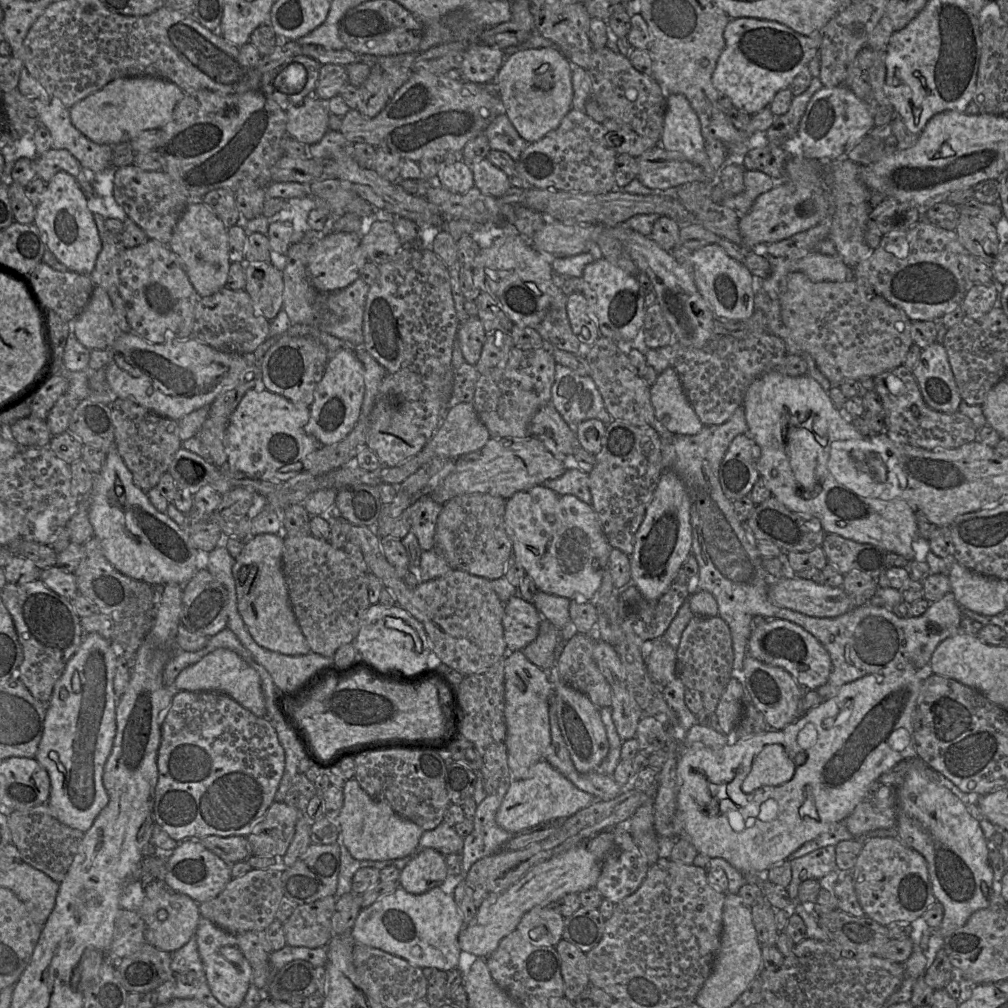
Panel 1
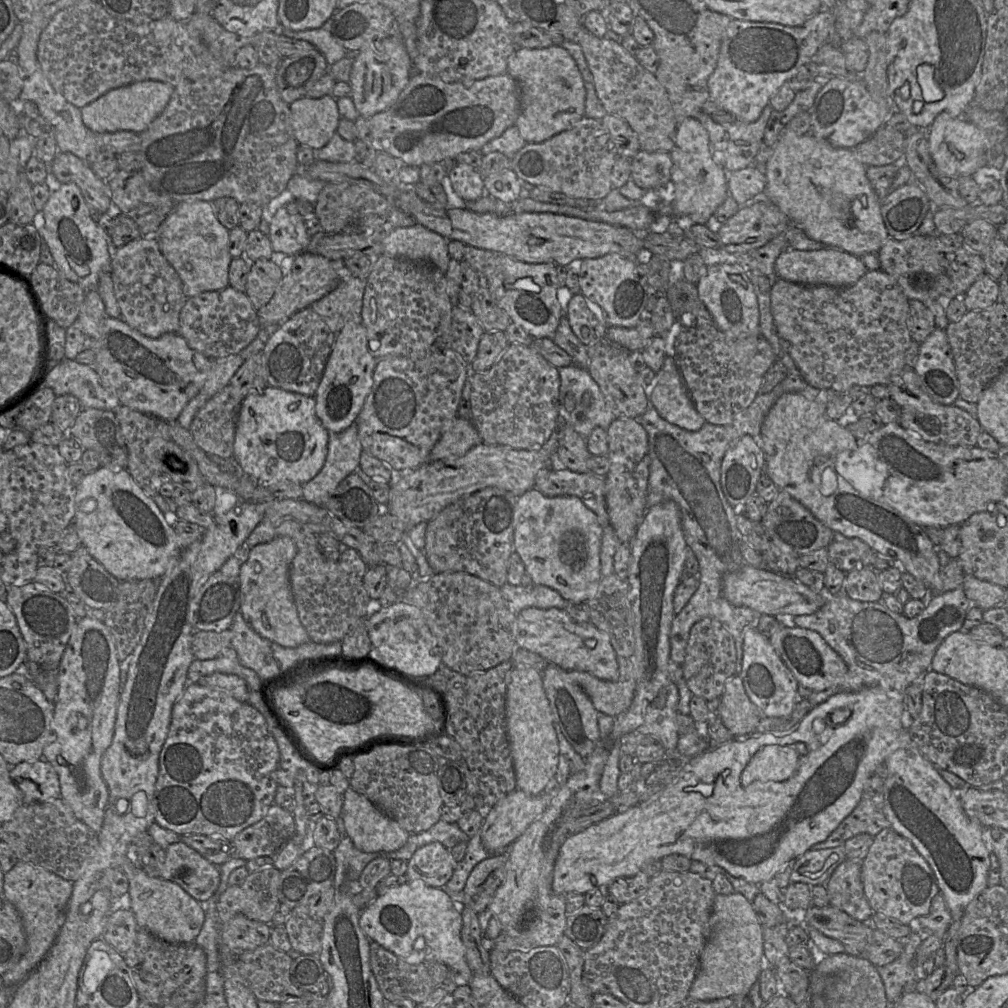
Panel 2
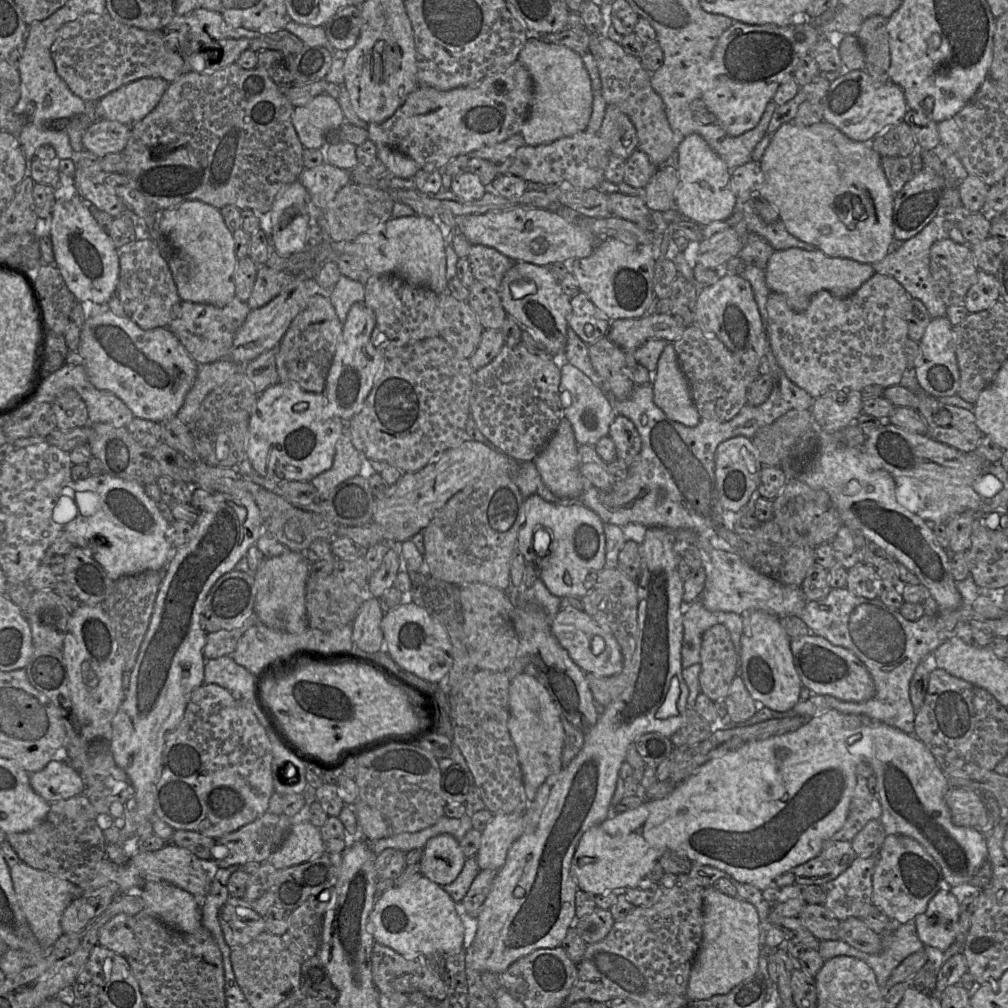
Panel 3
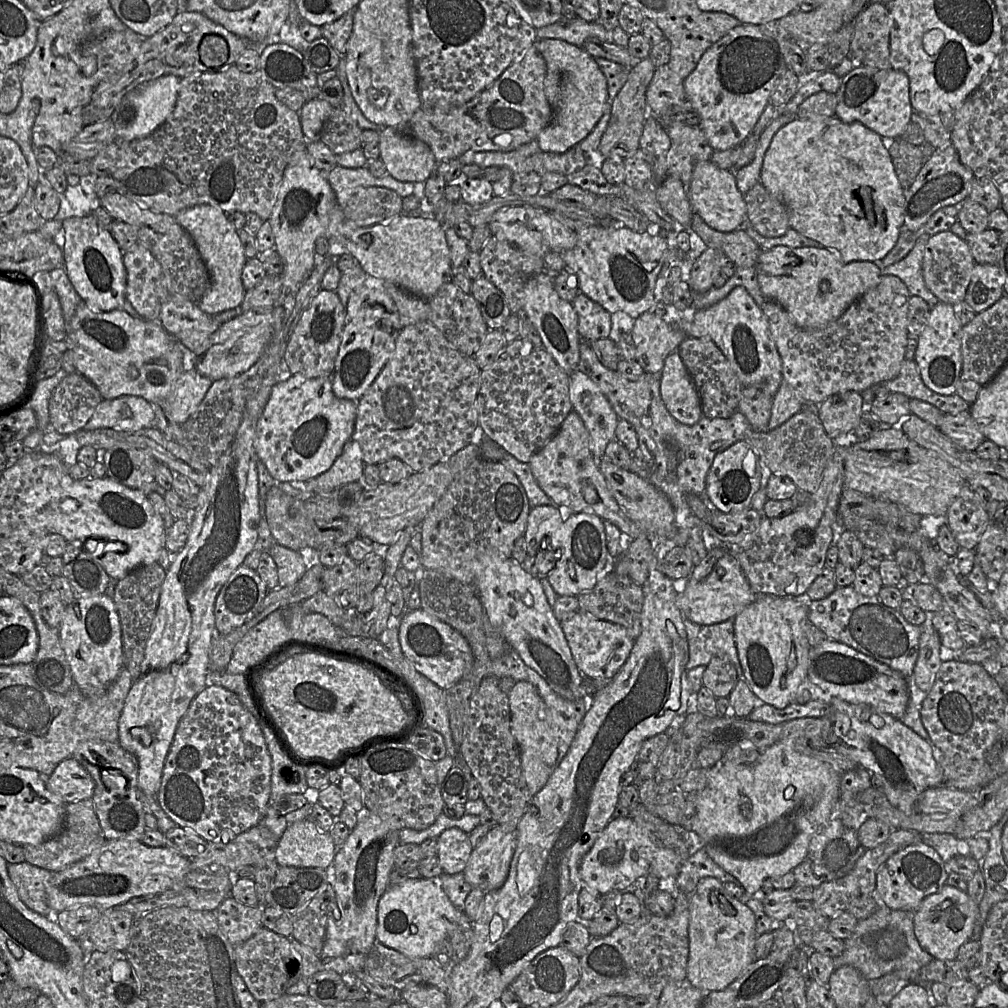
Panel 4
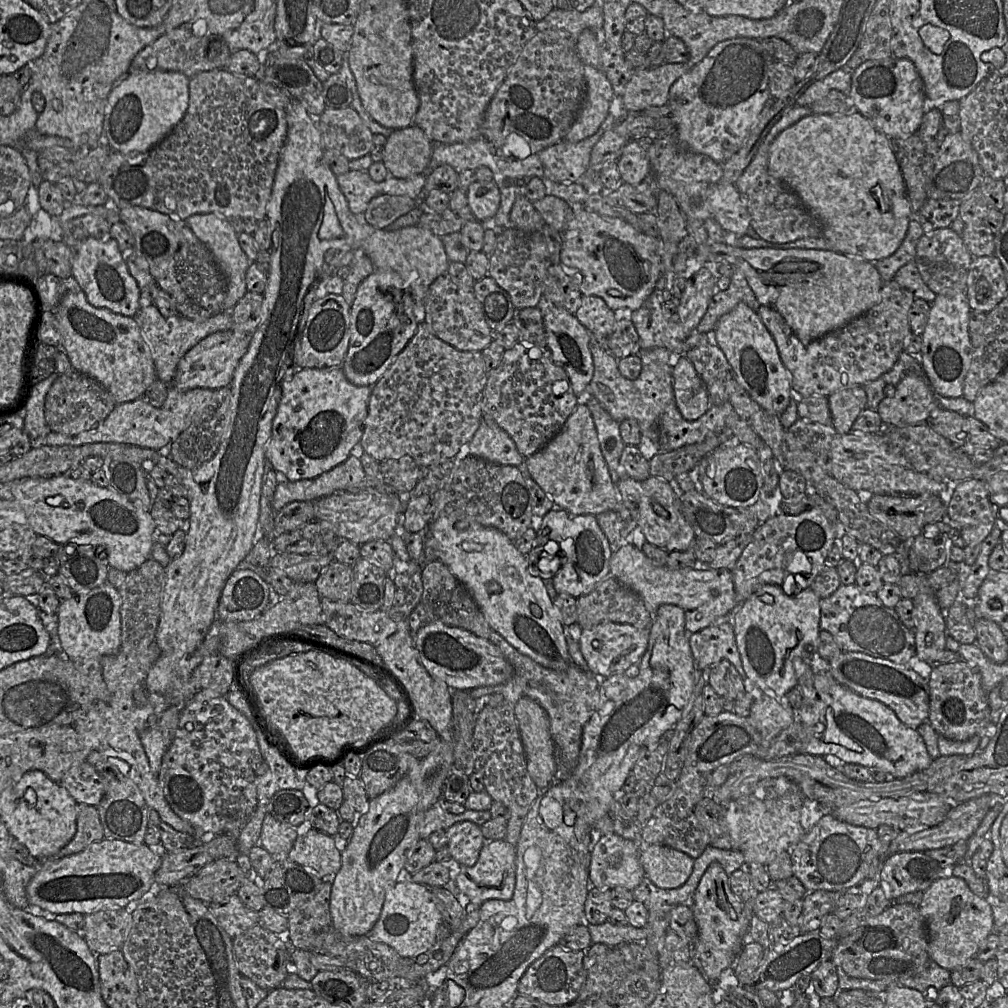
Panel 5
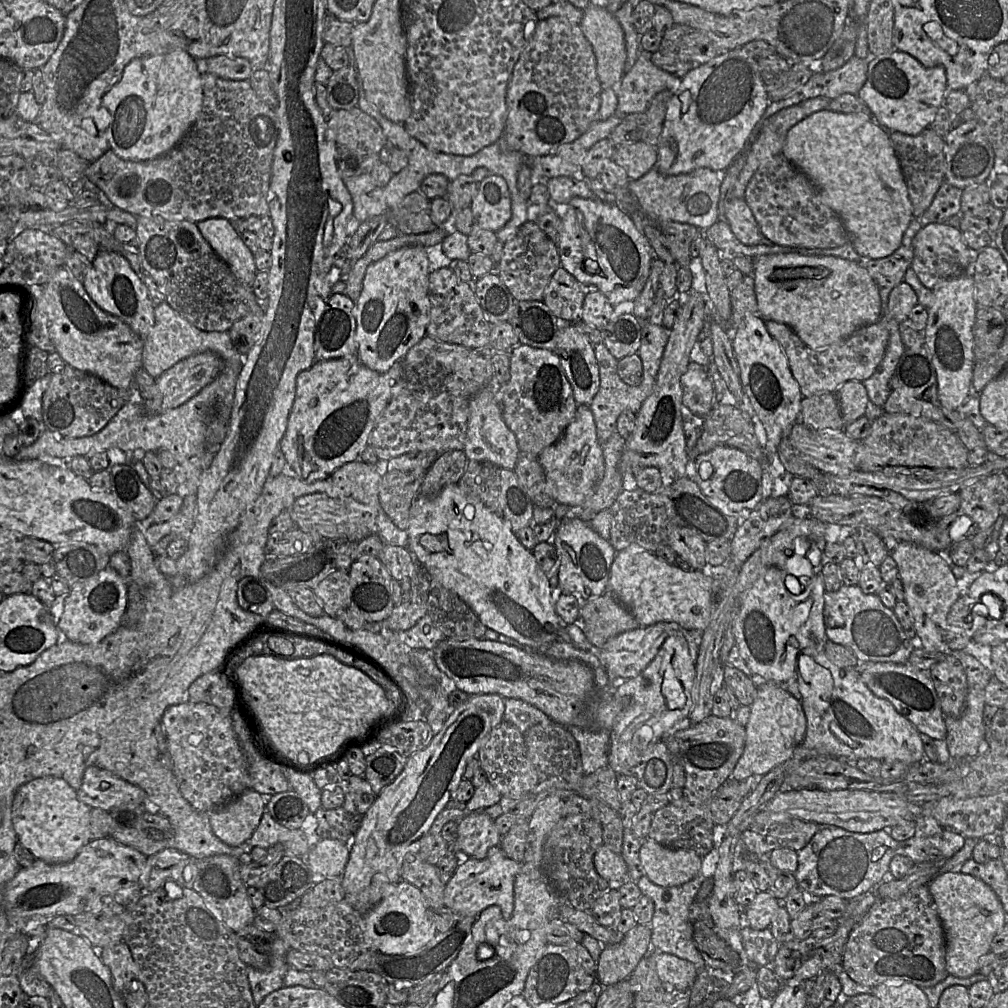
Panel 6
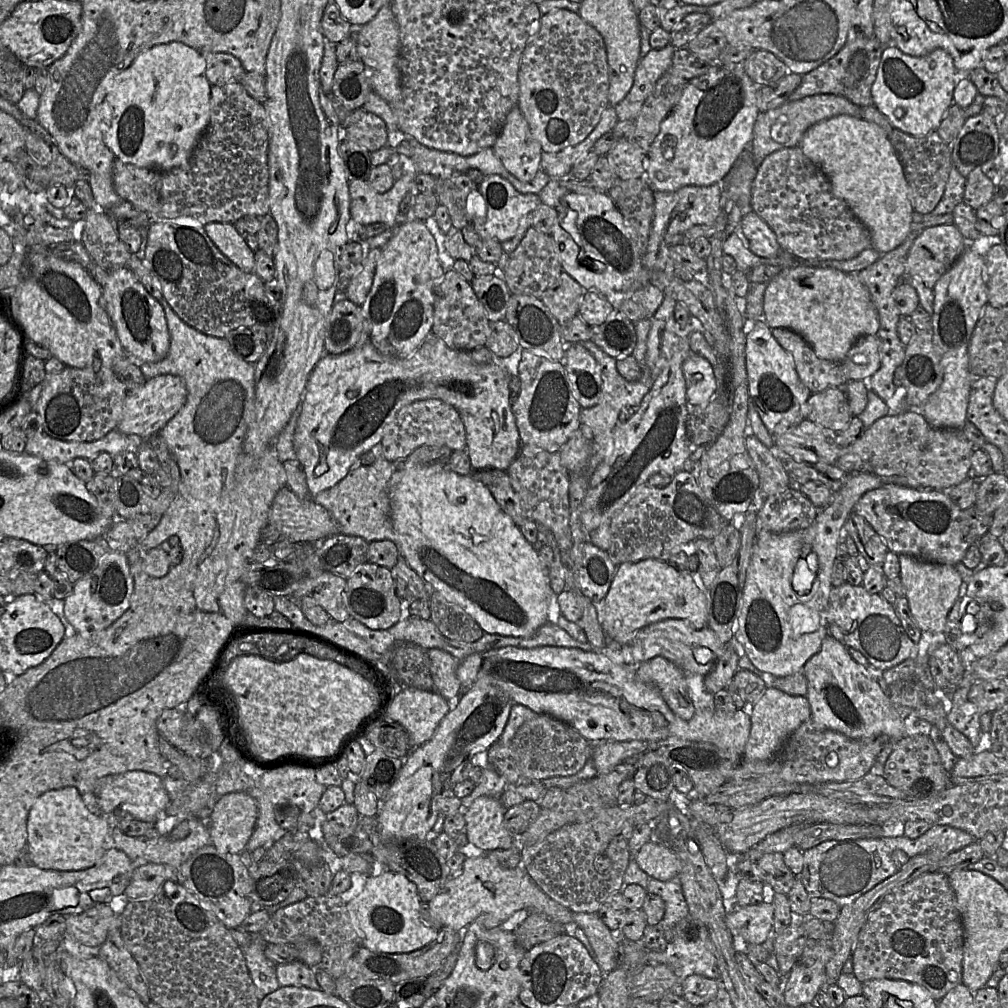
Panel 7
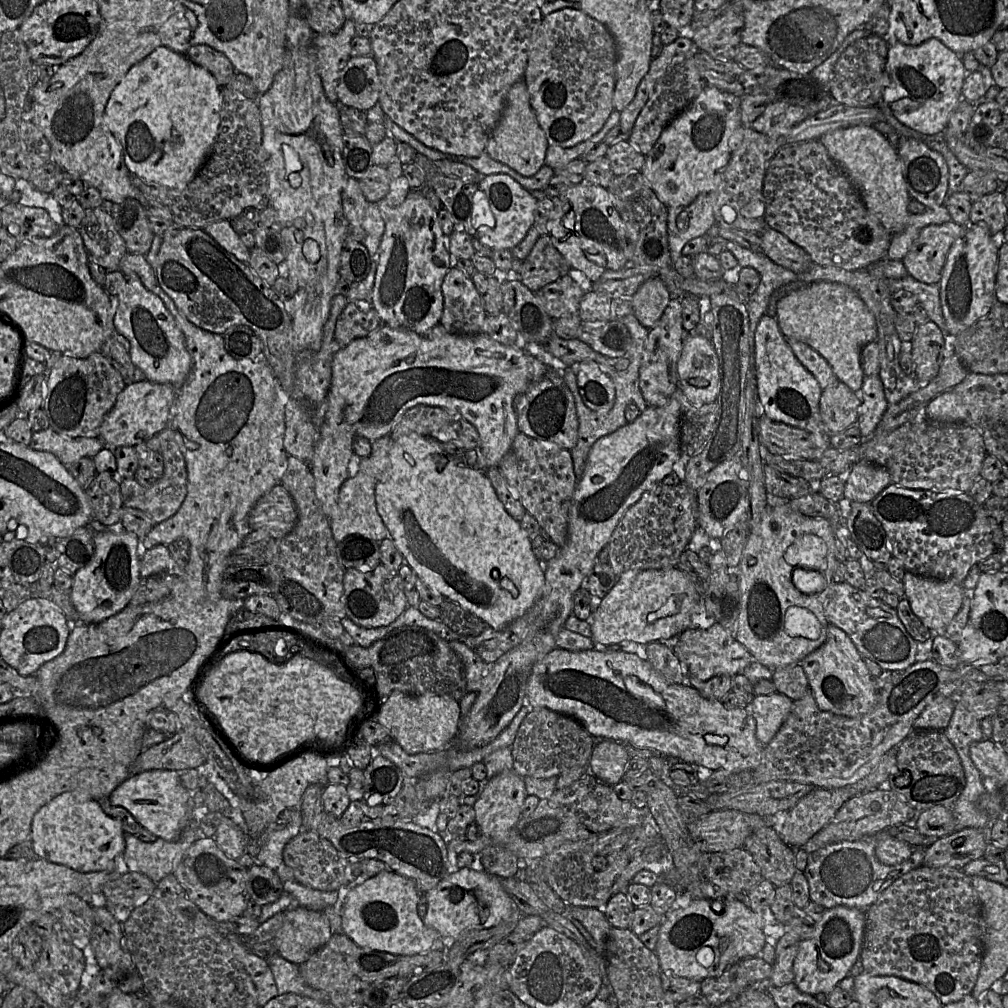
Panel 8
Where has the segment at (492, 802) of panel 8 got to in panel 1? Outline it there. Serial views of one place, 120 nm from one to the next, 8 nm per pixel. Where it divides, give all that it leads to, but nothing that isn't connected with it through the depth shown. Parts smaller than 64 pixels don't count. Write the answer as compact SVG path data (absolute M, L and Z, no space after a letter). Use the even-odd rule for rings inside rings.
M426 848L400 871L398 884L411 894L423 894L439 887L447 877L445 856Z

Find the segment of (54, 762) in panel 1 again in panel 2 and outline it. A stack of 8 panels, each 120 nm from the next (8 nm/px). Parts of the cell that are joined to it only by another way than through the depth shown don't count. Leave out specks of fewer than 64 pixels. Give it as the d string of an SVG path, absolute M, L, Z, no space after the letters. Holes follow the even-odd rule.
M85 616L79 618L63 653L57 675L58 693L54 703L53 742L45 746L42 759L47 760L59 777L60 797L70 806L76 818L95 833L99 833L104 820L109 790L101 774L101 759L111 745L120 698L120 661L110 629L101 621Z

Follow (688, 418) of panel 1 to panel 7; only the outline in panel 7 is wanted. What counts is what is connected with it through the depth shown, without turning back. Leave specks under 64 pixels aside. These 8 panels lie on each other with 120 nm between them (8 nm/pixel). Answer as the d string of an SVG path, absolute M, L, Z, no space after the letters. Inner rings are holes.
M691 353L682 364L682 372L687 402L691 408L705 405L715 396L716 379L707 359Z

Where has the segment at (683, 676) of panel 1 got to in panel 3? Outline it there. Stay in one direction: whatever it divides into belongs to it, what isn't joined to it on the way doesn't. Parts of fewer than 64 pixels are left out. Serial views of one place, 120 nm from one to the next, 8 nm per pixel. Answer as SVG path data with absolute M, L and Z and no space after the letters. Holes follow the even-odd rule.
M716 624L703 633L699 664L701 693L713 702L724 700L736 677L736 655L730 634L723 625Z

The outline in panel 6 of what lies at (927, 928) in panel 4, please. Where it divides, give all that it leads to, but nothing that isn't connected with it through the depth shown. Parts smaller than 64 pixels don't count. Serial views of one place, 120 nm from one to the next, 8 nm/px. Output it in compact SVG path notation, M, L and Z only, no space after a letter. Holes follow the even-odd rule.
M962 872L937 875L928 888L943 926L946 971L956 977L970 977L978 972L980 958L991 952L993 938L1007 921L1003 905L989 885Z

